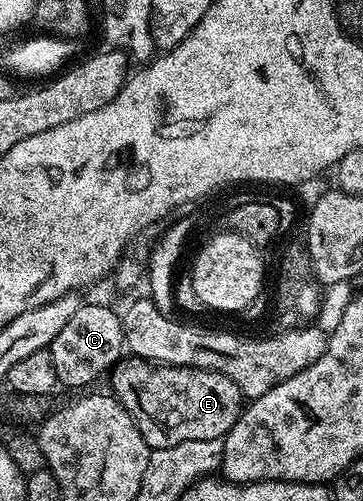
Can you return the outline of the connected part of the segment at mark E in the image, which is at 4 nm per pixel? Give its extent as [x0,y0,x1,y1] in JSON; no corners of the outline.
[111,357,243,450]

